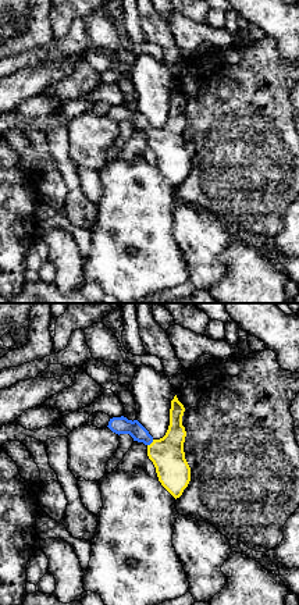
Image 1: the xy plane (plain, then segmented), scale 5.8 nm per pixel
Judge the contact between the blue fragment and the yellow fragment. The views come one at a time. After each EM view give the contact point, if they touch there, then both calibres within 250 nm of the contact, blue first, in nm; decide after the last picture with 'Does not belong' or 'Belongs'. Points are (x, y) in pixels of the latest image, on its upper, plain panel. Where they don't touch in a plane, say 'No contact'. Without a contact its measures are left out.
Touches blue at (150, 131). Thickness 100 nm (blue) against 190 nm

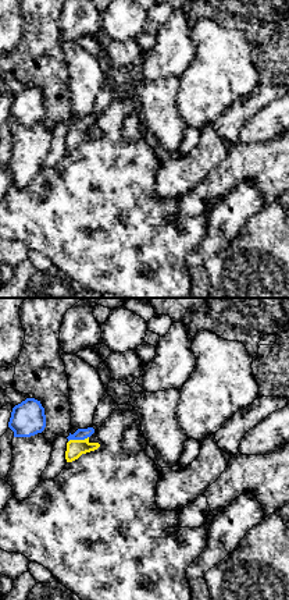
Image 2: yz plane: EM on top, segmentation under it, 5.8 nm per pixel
Touches blue at (78, 127). Thickness 60 nm (blue) against 100 nm

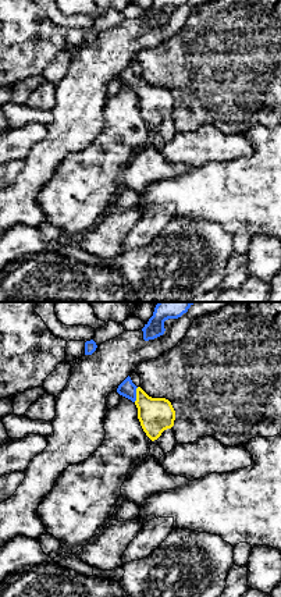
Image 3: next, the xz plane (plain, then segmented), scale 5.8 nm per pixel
Touches blue at (135, 82). Thickness 100 nm (blue) against 200 nm

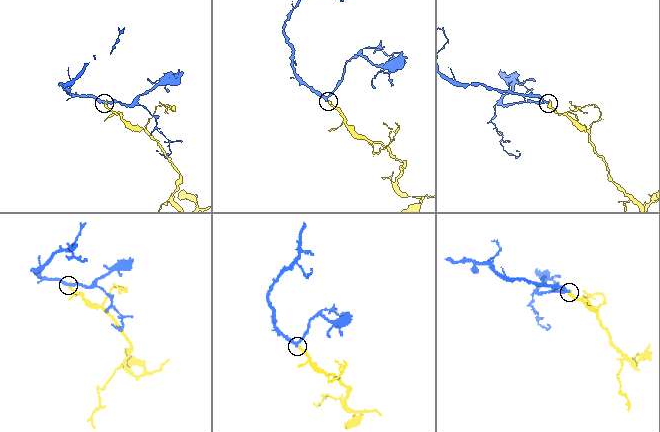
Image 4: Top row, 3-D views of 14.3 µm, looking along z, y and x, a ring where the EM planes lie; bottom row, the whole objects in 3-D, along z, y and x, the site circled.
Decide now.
Belongs

